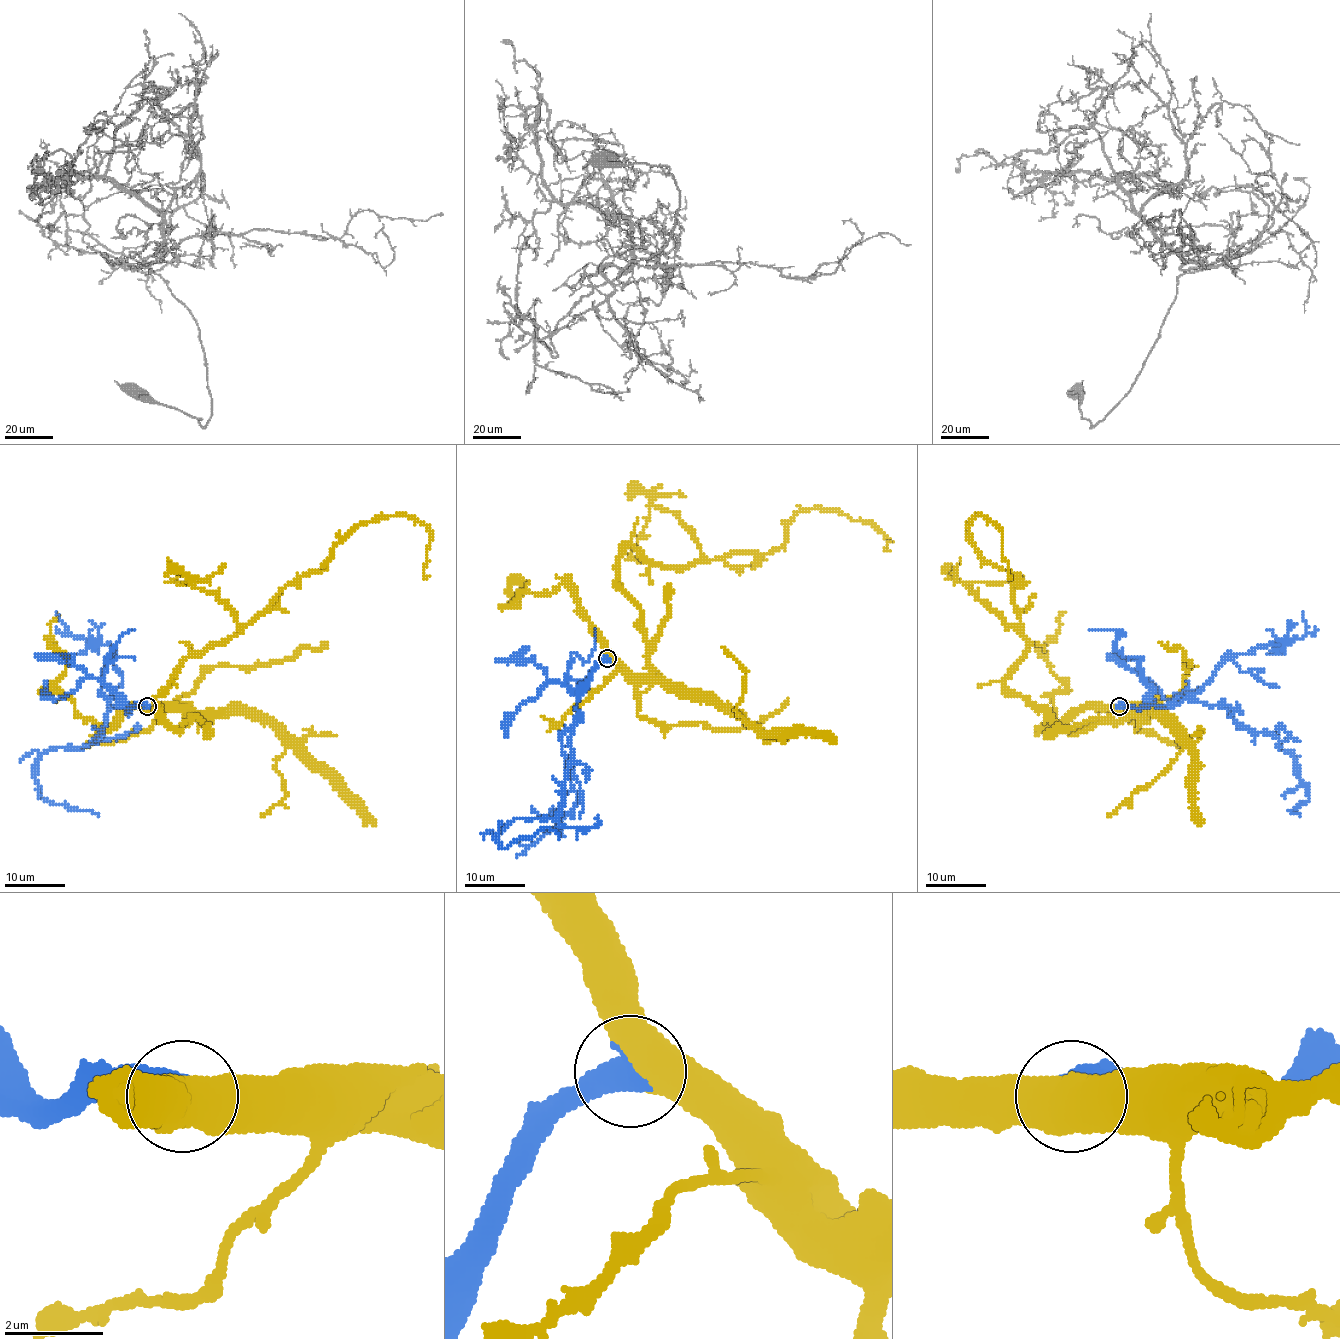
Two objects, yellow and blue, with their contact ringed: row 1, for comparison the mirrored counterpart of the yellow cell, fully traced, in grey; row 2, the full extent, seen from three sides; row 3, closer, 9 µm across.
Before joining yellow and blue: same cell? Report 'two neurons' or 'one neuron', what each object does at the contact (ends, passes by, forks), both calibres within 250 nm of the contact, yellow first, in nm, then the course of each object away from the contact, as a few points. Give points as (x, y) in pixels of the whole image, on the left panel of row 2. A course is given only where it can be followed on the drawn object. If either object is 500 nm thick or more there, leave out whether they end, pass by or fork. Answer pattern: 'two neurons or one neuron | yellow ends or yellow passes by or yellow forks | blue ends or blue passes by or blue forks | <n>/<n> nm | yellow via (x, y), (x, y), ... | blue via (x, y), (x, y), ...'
one neuron | 550/550 nm | yellow via (147, 706), (188, 713), (180, 730), (158, 697), (188, 658), (322, 570), (359, 524), (419, 521), (429, 576) | blue via (147, 706), (113, 700), (93, 740), (52, 748), (37, 760), (43, 798), (97, 816)

